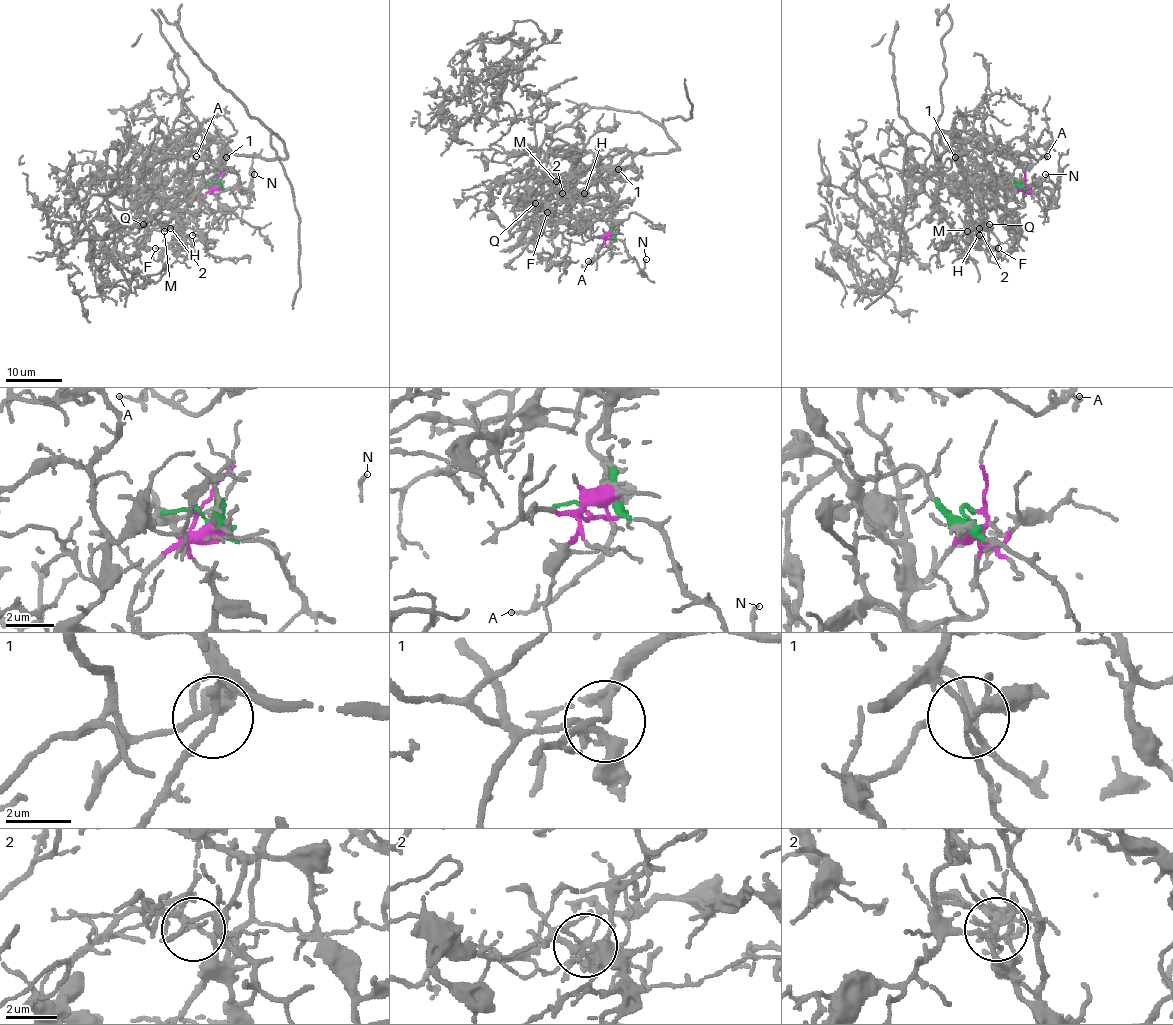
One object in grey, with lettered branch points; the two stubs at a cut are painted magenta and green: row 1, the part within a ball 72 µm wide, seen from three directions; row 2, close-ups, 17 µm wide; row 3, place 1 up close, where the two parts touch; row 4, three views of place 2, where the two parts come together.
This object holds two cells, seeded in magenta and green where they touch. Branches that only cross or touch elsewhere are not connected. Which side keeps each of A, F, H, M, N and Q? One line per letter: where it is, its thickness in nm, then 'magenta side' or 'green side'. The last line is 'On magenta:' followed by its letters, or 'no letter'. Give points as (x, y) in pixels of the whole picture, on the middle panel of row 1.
A: place (588, 261); calibre 80 nm; green side
F: place (547, 212); calibre 120 nm; green side
H: place (584, 193); calibre 80 nm; magenta side
M: place (556, 181); calibre 120 nm; magenta side
N: place (646, 259); calibre 150 nm; green side
Q: place (535, 203); calibre 140 nm; magenta side
On magenta: H, M, Q

